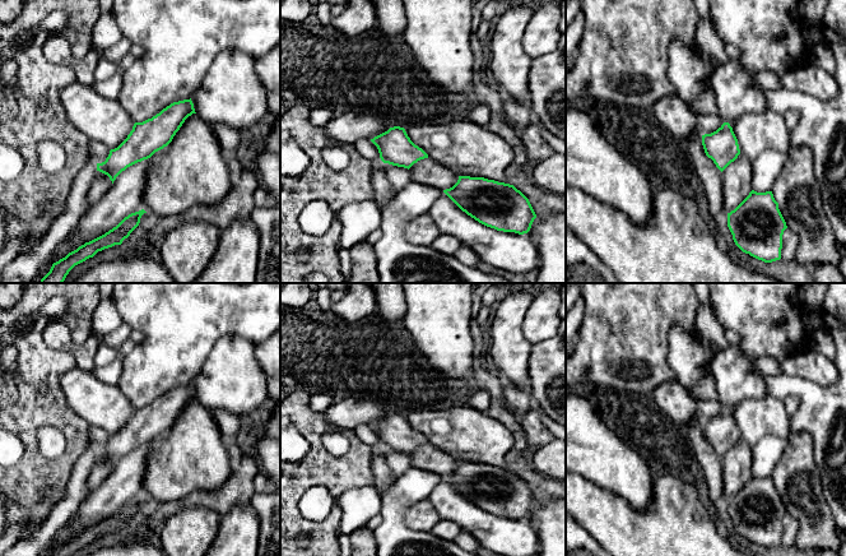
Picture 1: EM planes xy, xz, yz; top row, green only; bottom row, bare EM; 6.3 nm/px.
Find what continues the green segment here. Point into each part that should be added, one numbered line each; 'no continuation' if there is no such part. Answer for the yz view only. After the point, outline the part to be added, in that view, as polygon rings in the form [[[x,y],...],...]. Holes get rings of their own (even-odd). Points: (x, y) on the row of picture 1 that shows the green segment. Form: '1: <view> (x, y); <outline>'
1: yz (737, 177); [[[743,153],[722,171],[724,212],[734,210],[753,190],[752,161]]]

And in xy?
1: xy (125, 197); [[[150,158],[122,171],[102,199],[85,212],[75,235],[59,246],[56,254],[46,263],[31,283],[39,283],[50,272],[54,263],[65,258],[85,242],[104,235],[129,214],[141,210],[149,165]]]

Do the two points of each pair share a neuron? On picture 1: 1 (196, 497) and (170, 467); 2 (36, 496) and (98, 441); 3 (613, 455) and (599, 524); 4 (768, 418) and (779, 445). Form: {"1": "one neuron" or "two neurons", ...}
{"1": "two neurons", "2": "two neurons", "3": "two neurons", "4": "two neurons"}

